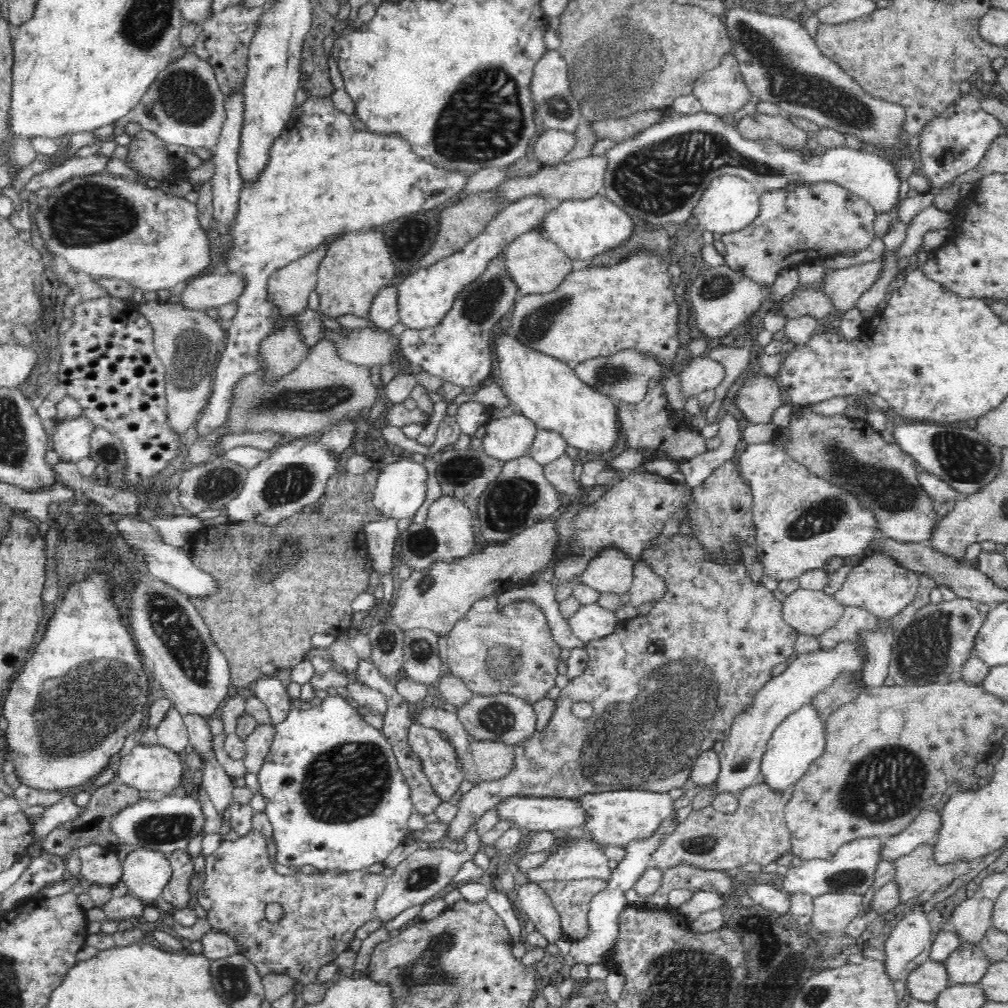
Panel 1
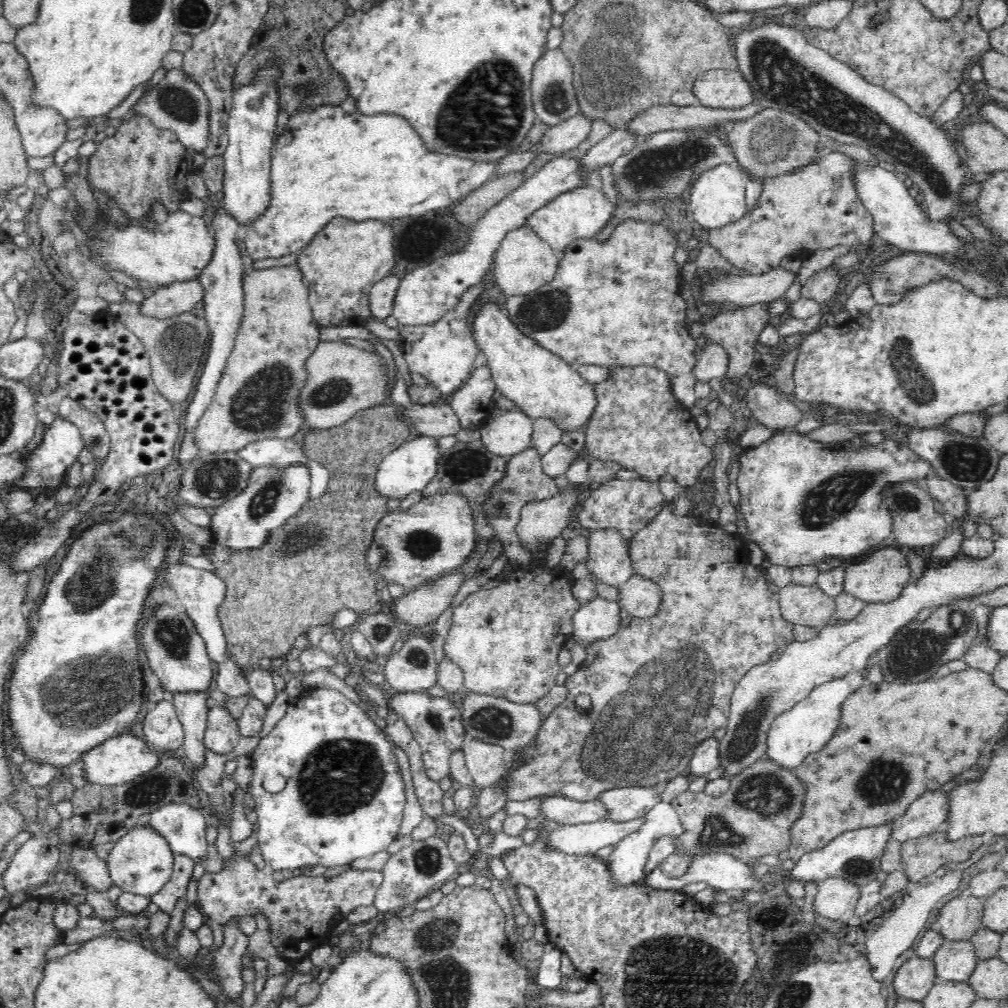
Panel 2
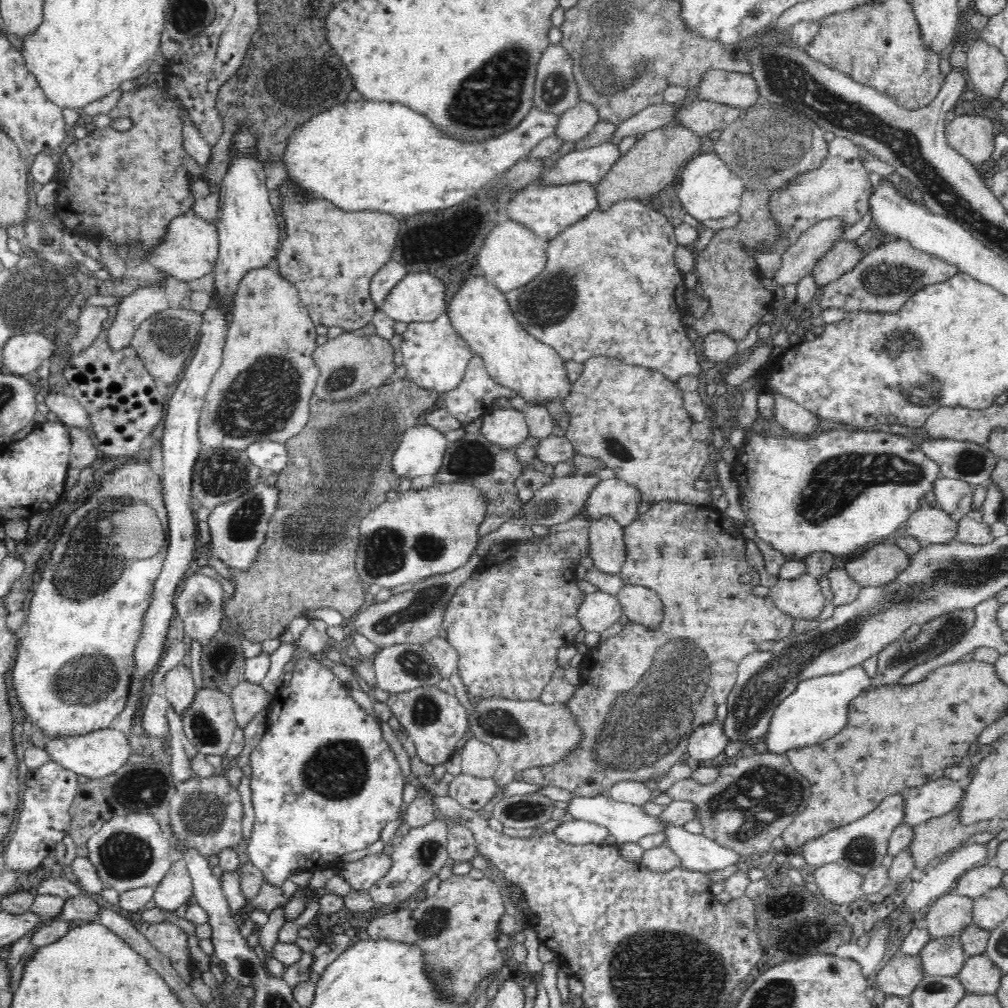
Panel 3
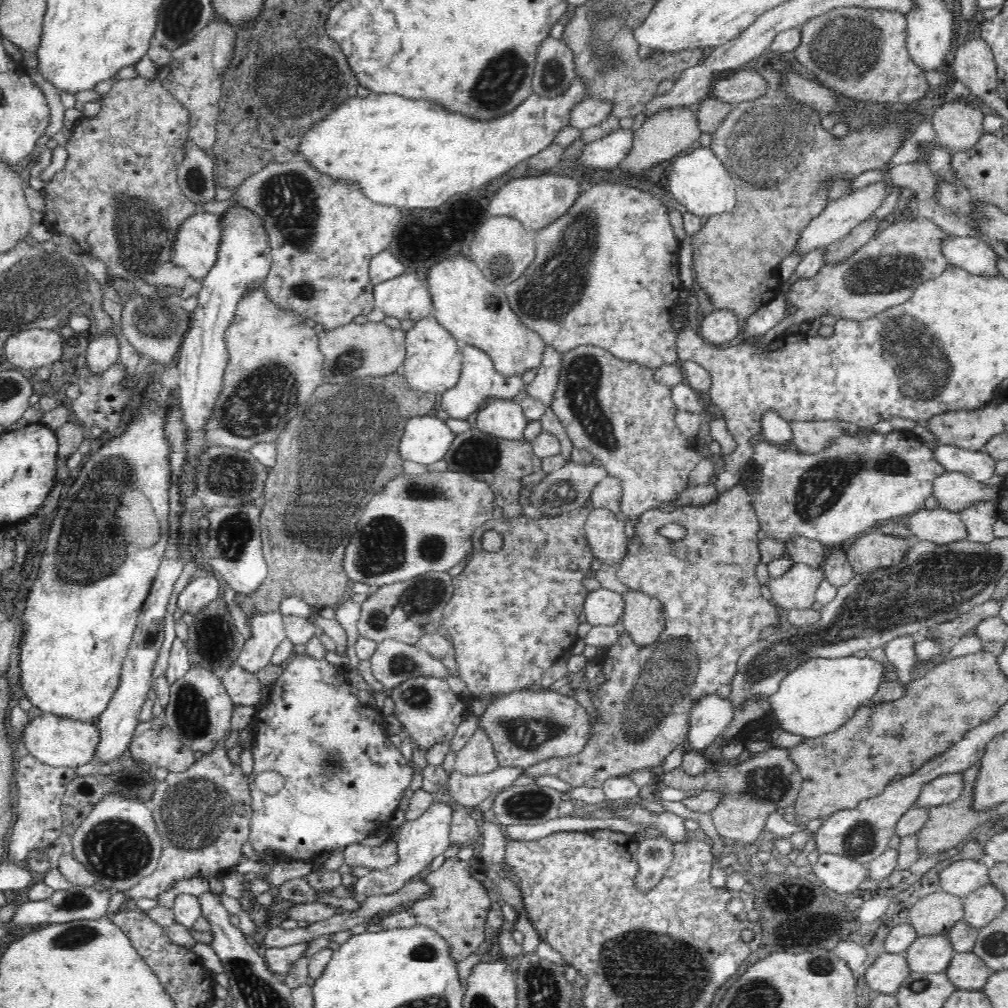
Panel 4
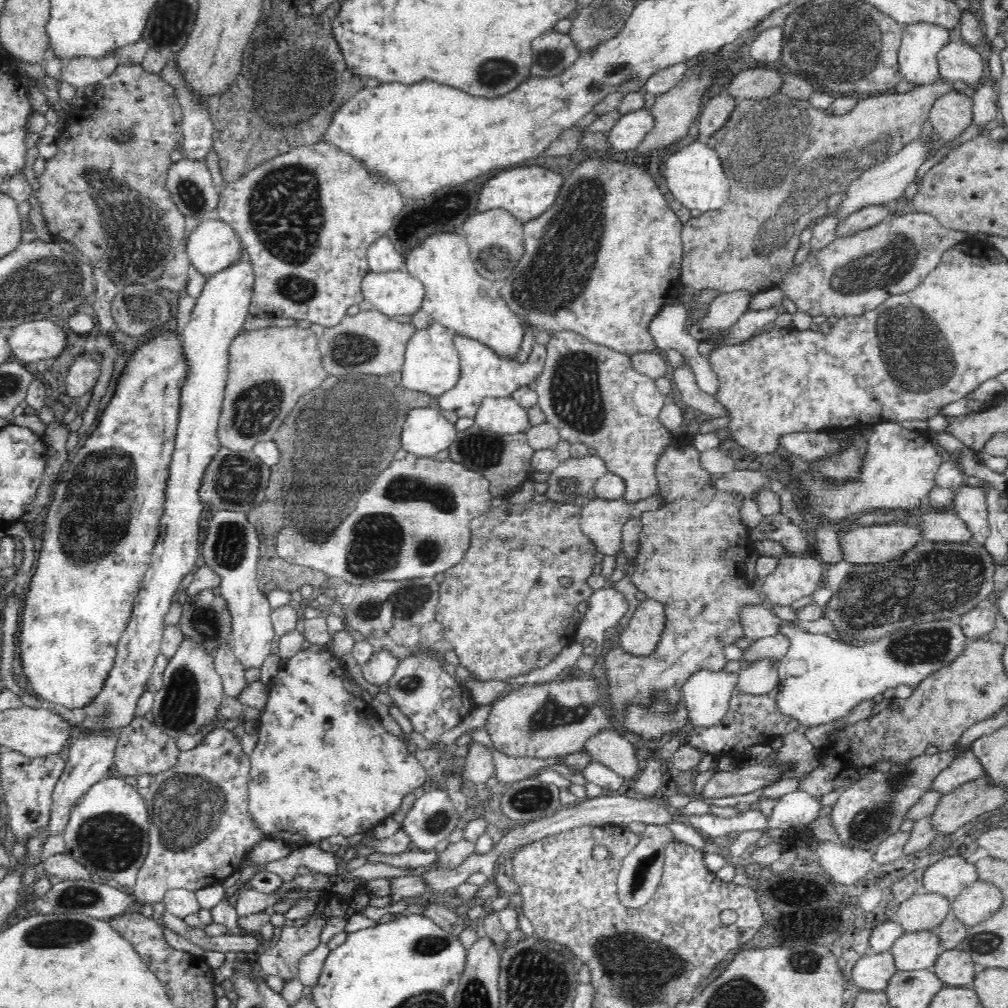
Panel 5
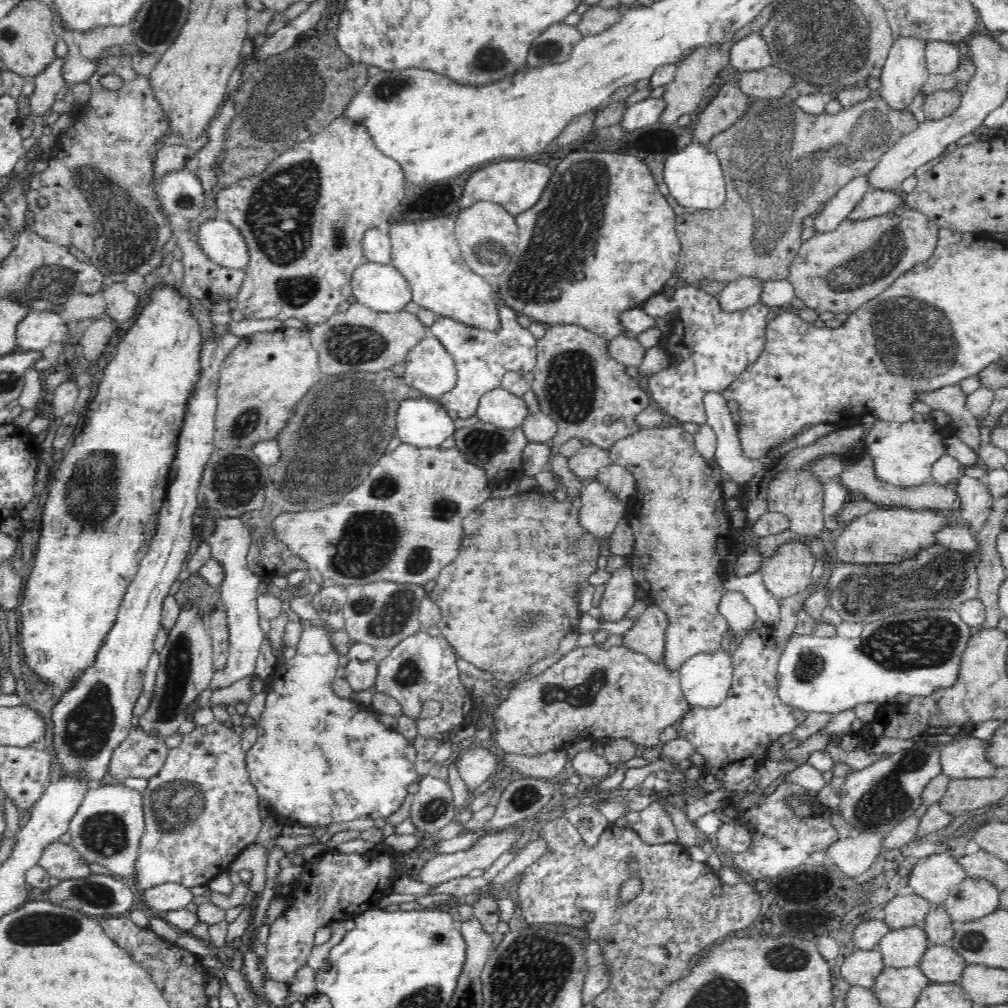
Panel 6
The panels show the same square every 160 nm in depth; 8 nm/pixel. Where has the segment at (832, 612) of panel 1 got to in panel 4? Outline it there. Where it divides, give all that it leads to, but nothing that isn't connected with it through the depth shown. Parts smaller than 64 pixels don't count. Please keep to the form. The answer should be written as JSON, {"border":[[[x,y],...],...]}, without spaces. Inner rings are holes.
{"border":[[[794,563],[782,576],[770,579],[767,586],[772,603],[785,614],[792,609],[811,608],[816,590],[824,580],[822,568]]]}

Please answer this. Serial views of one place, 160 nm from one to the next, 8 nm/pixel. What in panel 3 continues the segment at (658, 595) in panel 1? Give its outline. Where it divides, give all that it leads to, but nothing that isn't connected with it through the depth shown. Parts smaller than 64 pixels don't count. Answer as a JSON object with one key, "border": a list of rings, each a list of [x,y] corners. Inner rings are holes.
{"border":[[[626,585],[617,595],[617,600],[628,617],[629,626],[639,627],[644,632],[654,633],[663,620],[663,604],[654,591],[637,585]]]}

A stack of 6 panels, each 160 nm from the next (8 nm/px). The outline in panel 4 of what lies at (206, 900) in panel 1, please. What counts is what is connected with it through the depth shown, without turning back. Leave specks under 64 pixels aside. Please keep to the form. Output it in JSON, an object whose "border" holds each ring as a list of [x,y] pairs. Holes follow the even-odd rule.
{"border":[[[394,837],[378,846],[348,844],[342,849],[344,862],[352,867],[382,870],[398,862],[398,840]]]}

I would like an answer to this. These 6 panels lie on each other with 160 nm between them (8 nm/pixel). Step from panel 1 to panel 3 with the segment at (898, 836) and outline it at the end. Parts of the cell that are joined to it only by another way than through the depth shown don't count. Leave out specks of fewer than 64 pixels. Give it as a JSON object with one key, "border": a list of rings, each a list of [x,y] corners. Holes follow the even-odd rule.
{"border":[[[946,777],[915,787],[905,788],[906,804],[903,821],[912,827],[929,818],[951,811],[963,799],[965,791],[958,781]]]}

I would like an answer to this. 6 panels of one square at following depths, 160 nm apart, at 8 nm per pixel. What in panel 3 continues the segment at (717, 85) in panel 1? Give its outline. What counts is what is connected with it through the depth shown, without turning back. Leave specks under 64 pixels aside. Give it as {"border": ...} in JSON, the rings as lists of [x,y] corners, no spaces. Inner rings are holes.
{"border":[[[710,70],[698,86],[698,99],[710,100],[735,108],[749,108],[761,100],[753,76],[726,70]]]}

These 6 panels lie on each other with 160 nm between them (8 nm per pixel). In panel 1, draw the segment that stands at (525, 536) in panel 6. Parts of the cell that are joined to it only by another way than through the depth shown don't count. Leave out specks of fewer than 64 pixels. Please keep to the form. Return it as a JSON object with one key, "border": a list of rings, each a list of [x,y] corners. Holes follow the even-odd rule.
{"border":[[[495,595],[476,600],[470,605],[463,619],[454,624],[447,635],[446,669],[464,681],[468,690],[475,695],[510,694],[515,698],[534,705],[546,697],[548,691],[555,688],[554,680],[558,676],[560,645],[554,641],[549,619],[544,610],[530,599],[518,599],[500,606]]]}

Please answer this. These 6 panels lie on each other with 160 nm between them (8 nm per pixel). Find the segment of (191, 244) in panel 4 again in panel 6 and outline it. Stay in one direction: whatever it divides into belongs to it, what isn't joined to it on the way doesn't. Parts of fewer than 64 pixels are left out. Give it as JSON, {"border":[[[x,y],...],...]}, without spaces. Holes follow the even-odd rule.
{"border":[[[220,216],[200,224],[198,243],[210,260],[230,268],[248,266],[250,251],[241,230]]]}

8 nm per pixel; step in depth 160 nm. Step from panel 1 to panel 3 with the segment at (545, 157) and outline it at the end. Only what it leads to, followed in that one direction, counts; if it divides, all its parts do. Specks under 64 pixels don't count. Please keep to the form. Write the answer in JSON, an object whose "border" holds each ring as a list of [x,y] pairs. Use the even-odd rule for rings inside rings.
{"border":[[[581,99],[574,108],[570,108],[562,113],[556,128],[555,135],[562,138],[565,142],[576,142],[589,132],[601,121],[600,112],[596,104],[585,102]]]}

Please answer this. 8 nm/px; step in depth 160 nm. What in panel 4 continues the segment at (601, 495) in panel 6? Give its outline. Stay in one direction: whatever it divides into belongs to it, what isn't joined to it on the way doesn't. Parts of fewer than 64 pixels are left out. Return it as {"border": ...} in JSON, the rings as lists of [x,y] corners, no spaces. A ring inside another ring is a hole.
{"border":[[[703,482],[702,484],[688,484],[673,499],[658,503],[655,506],[660,512],[674,512],[681,506],[700,506],[707,505],[716,500],[719,496],[718,488],[714,482]],[[588,507],[586,515],[583,531],[593,555],[602,564],[618,565],[627,554],[622,515],[608,510],[608,507]]]}

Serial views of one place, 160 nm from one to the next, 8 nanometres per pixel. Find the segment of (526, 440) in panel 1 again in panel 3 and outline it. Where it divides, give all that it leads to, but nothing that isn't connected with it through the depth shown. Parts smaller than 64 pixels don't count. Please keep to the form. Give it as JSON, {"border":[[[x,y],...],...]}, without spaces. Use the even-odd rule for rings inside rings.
{"border":[[[512,406],[489,410],[482,416],[480,432],[502,448],[517,447],[529,437],[523,411]]]}

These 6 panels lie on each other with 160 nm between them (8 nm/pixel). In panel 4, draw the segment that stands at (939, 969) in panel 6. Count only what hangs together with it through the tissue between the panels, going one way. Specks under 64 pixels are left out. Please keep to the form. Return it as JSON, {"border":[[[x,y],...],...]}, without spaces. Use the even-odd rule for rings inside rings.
{"border":[[[972,951],[965,953],[953,952],[944,970],[945,975],[953,982],[956,989],[980,991],[986,977],[992,972],[985,962]]]}

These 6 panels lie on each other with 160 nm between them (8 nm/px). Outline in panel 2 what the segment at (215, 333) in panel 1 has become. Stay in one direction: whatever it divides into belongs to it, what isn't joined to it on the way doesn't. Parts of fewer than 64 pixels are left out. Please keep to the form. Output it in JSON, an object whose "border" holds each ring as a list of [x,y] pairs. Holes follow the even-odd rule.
{"border":[[[130,301],[110,302],[108,311],[115,316],[132,334],[135,334],[148,350],[151,375],[156,389],[175,408],[183,409],[195,388],[198,372],[202,369],[201,360],[206,352],[210,328],[205,318],[198,317],[191,311],[182,312],[166,320],[156,320],[142,316],[138,312],[138,303]]]}

